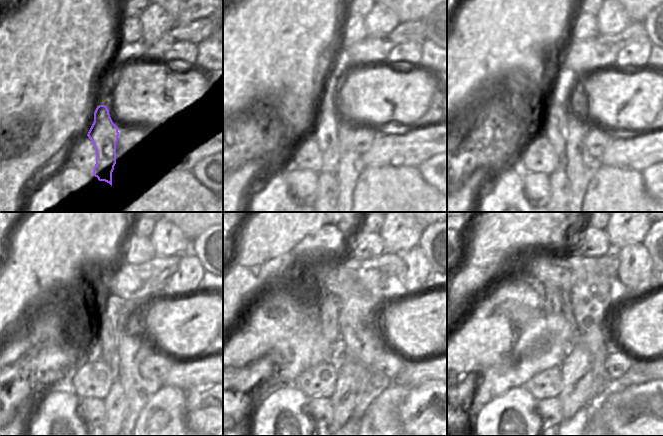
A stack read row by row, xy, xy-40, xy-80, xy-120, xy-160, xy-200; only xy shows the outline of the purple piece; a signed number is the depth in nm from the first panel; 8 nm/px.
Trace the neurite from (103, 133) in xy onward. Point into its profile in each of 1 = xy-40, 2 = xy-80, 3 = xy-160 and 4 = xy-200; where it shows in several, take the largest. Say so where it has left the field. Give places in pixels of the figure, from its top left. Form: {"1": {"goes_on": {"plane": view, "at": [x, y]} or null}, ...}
{"1": {"goes_on": {"plane": "xy-40", "at": [325, 132]}}, "2": {"goes_on": {"plane": "xy-80", "at": [553, 120]}}, "3": {"goes_on": {"plane": "xy-160", "at": [328, 308]}}, "4": {"goes_on": {"plane": "xy-200", "at": [559, 299]}}}

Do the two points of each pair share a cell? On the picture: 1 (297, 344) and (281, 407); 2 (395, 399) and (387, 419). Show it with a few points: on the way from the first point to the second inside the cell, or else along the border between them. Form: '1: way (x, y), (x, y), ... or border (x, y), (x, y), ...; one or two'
1: border (291, 384), (278, 386), (274, 389), (271, 388); two
2: way (390, 404), (387, 407), (387, 414); one

